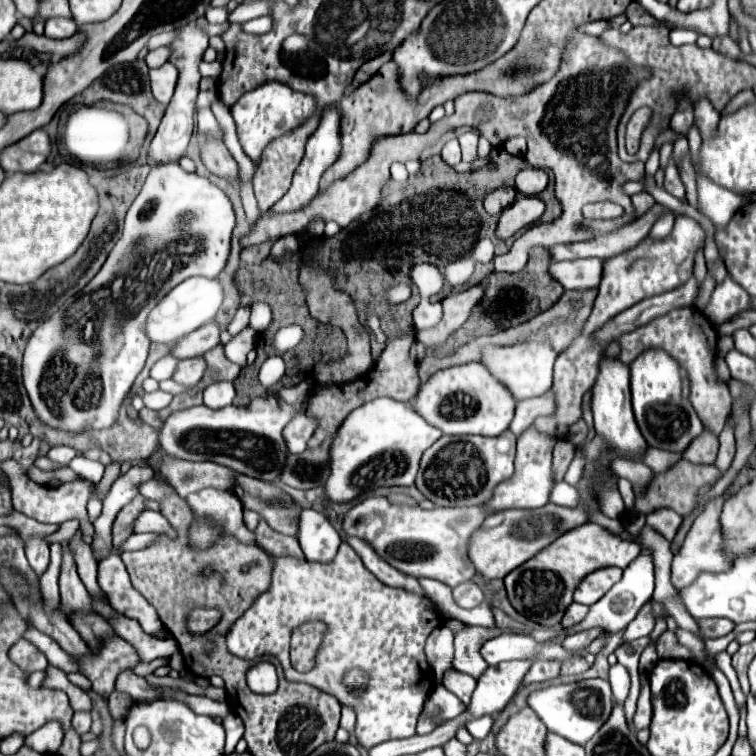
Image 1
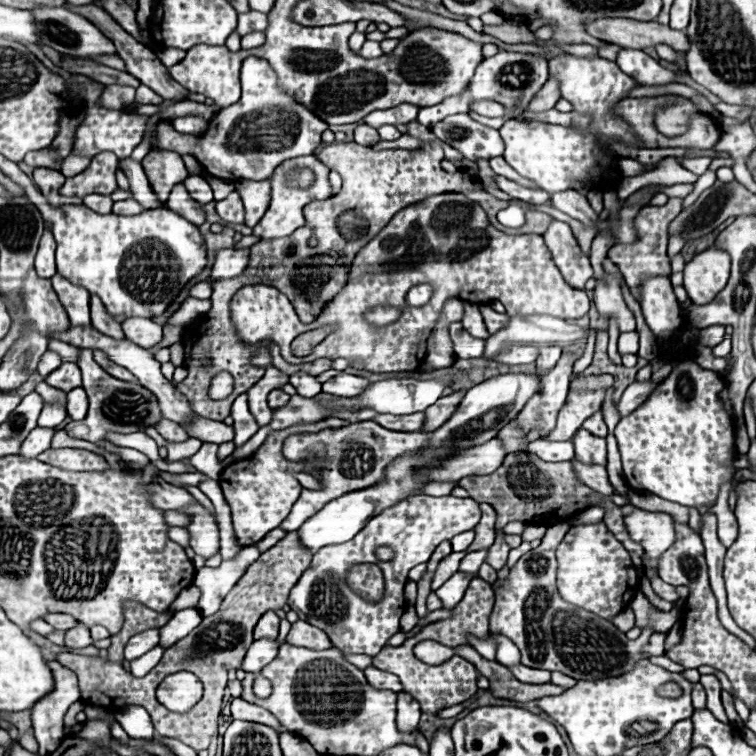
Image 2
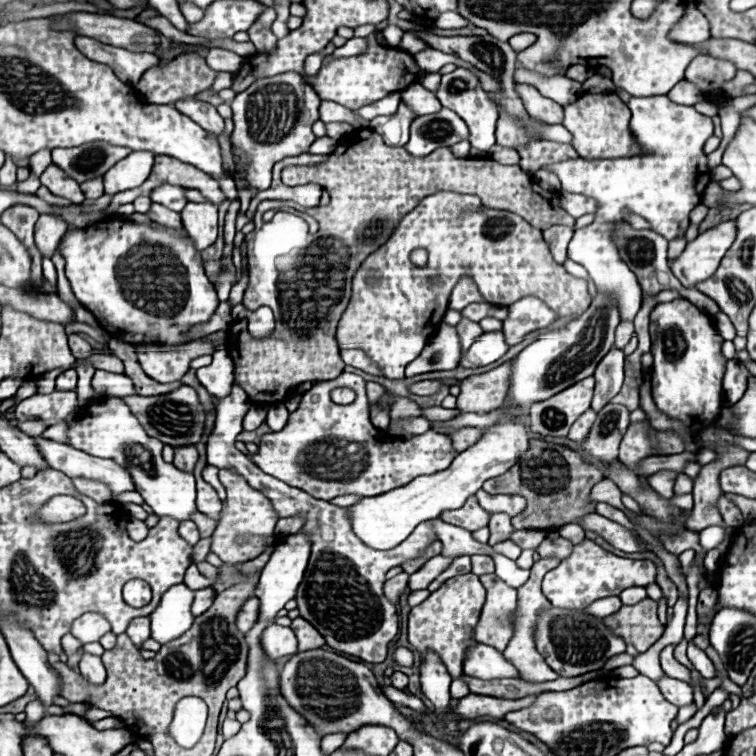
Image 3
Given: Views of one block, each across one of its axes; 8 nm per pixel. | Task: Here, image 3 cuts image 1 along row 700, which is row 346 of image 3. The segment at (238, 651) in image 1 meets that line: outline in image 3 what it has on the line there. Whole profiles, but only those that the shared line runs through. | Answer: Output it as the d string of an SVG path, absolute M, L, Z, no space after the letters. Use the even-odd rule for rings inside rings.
M436 192L436 194L432 194L432 196L426 196L426 198L424 198L424 200L422 200L422 202L420 202L412 212L408 212L408 214L402 218L402 222L398 224L398 228L394 230L394 234L390 236L390 240L388 240L384 246L380 246L376 252L372 252L370 258L366 258L366 260L362 262L362 266L358 268L358 272L354 274L354 278L352 278L352 298L350 298L348 308L344 310L342 318L340 318L340 324L338 324L338 330L336 330L338 346L340 346L340 348L360 348L360 350L364 350L366 356L368 356L368 358L370 358L370 360L372 360L372 362L374 362L374 364L384 372L386 378L394 378L394 380L404 378L404 368L406 368L406 364L410 364L414 358L420 356L420 352L422 352L422 348L426 346L428 338L436 332L438 324L442 322L442 316L444 316L444 312L446 312L446 308L448 308L450 292L452 292L452 288L458 284L458 280L460 280L462 276L470 276L470 278L474 280L474 284L478 286L482 298L484 298L486 302L490 302L490 304L496 304L496 306L508 306L508 304L514 304L514 300L520 300L522 296L538 296L538 298L544 300L544 302L546 302L546 304L548 304L548 306L550 306L558 316L568 316L568 318L570 318L570 316L574 318L574 316L582 314L582 312L590 306L588 282L582 280L582 278L576 278L576 276L568 274L568 272L564 270L564 266L560 266L560 264L554 262L554 258L552 258L550 250L548 250L548 244L542 240L542 230L538 230L538 228L526 224L526 220L522 220L520 216L514 216L512 212L502 212L502 210L488 210L488 208L482 208L480 198L474 196L474 194ZM414 248L426 248L426 250L428 250L430 260L428 260L426 268L418 268L418 266L414 266L414 264L410 262L410 252L412 252Z

